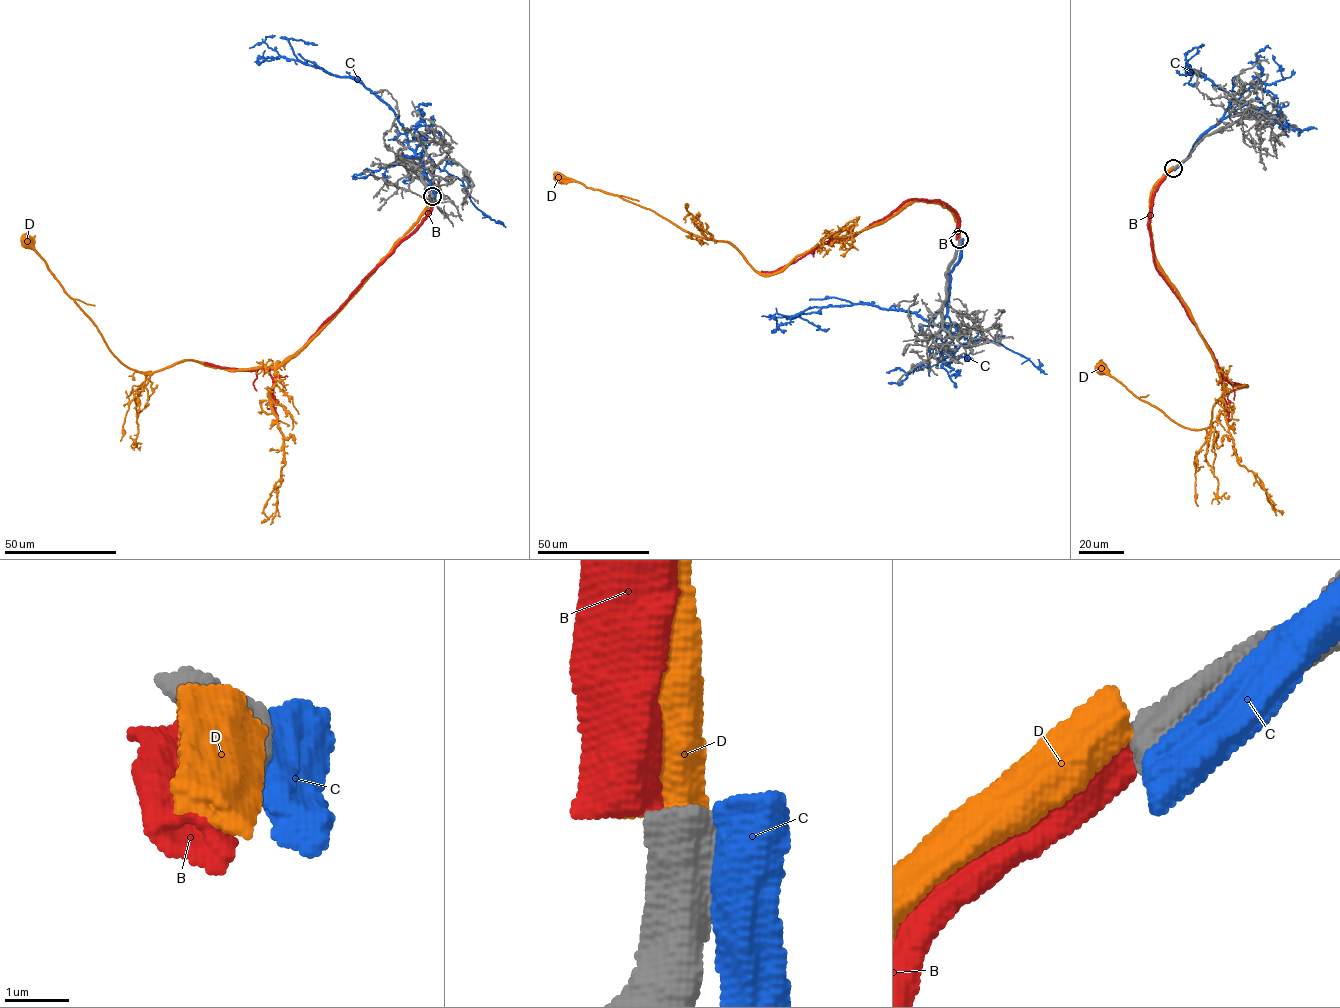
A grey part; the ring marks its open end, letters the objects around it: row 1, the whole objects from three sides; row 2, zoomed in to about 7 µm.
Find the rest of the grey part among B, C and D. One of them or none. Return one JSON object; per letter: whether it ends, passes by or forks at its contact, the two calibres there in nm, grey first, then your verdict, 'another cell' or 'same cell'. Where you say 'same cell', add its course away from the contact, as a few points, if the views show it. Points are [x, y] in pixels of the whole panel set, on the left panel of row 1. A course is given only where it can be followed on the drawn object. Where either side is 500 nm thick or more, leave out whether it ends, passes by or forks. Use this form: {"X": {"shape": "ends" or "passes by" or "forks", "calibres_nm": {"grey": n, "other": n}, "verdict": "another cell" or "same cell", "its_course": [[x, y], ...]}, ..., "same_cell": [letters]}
{"B": {"calibres_nm": {"grey": 700, "other": 550}, "verdict": "another cell"}, "C": {"calibres_nm": {"grey": 600, "other": 500}, "verdict": "another cell"}, "D": {"calibres_nm": {"grey": 650, "other": 700}, "verdict": "another cell"}, "same_cell": []}

